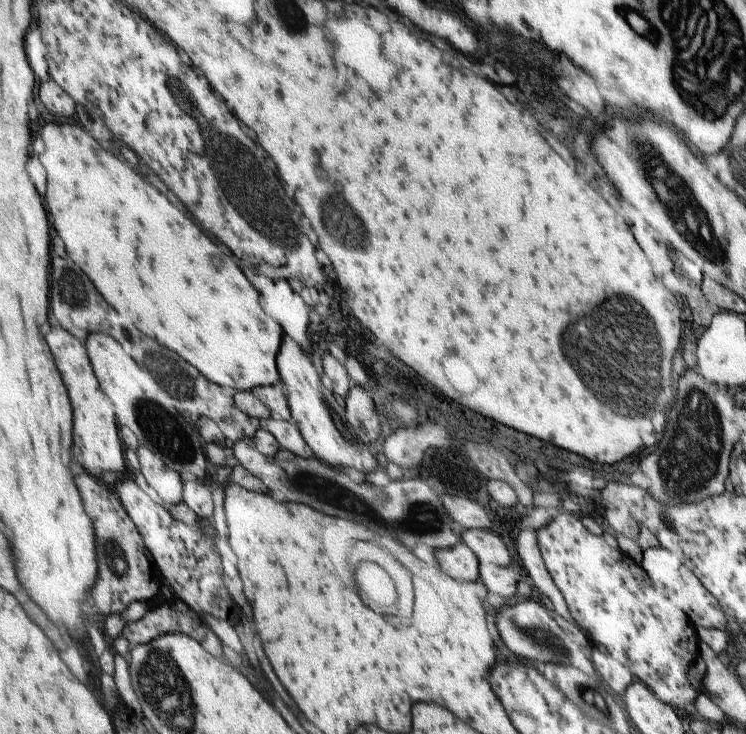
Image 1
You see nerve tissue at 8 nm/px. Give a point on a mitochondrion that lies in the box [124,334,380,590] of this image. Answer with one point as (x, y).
(162, 427)

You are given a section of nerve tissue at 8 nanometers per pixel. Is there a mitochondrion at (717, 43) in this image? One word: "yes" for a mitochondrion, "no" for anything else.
yes

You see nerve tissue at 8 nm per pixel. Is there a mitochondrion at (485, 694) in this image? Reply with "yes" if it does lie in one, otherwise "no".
no

